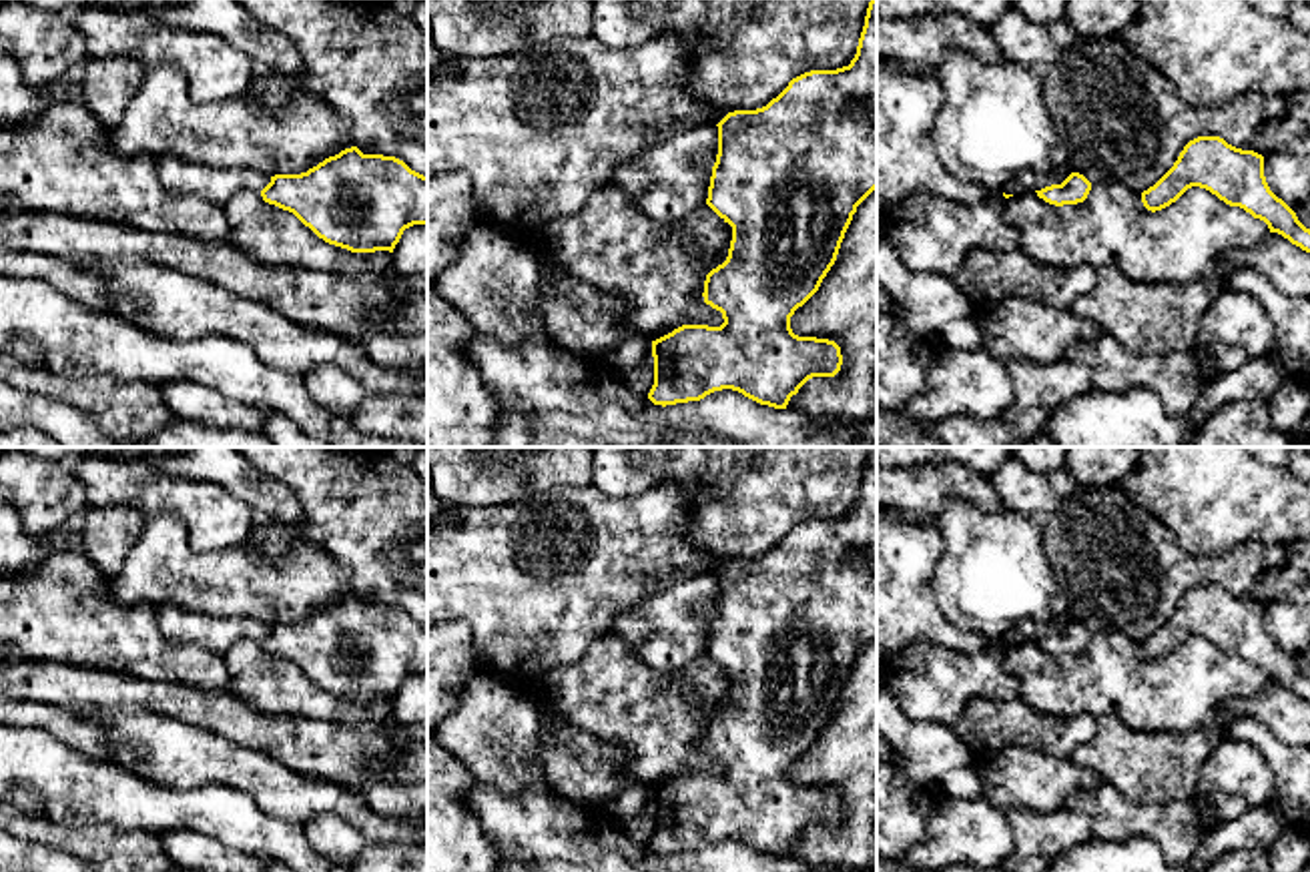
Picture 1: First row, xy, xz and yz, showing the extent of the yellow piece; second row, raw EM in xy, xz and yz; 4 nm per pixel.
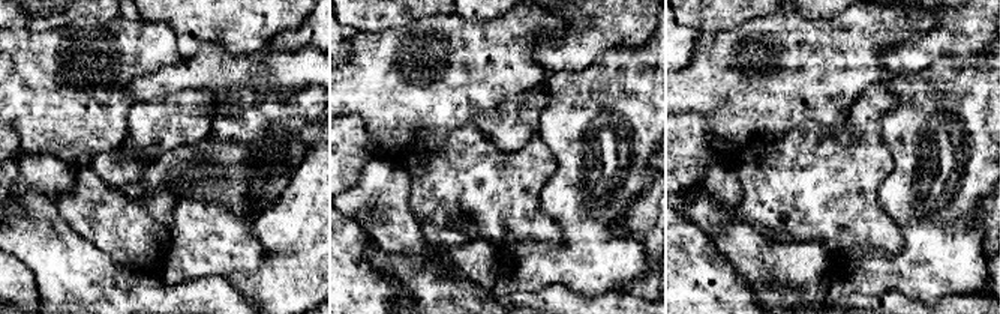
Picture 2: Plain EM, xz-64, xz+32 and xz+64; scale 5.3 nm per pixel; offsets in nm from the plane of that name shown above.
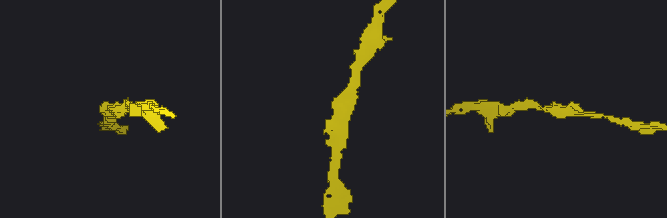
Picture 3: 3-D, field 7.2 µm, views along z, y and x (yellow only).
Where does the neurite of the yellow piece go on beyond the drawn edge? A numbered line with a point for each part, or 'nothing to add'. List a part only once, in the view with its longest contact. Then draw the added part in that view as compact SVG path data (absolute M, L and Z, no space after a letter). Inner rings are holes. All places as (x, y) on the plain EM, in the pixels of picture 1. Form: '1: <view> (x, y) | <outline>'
nothing to add

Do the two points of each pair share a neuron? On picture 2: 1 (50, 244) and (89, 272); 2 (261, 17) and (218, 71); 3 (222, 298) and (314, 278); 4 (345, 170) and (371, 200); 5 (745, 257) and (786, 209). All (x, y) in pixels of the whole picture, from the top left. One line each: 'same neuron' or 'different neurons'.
1: same neuron
2: different neurons
3: different neurons
4: different neurons
5: different neurons

